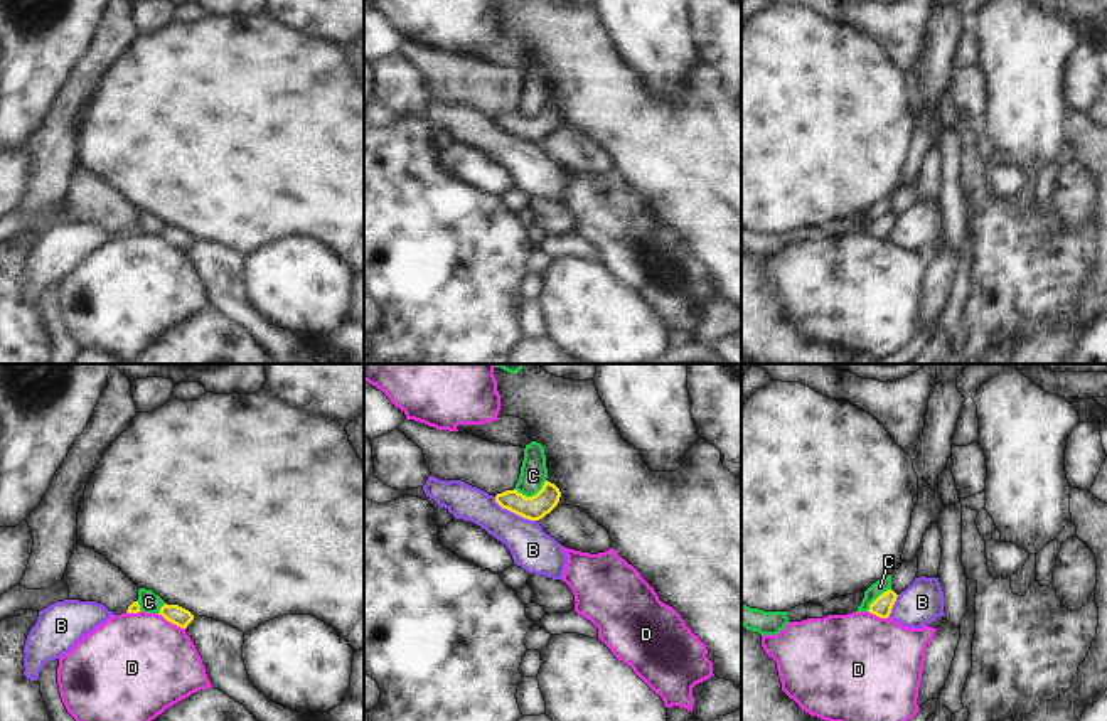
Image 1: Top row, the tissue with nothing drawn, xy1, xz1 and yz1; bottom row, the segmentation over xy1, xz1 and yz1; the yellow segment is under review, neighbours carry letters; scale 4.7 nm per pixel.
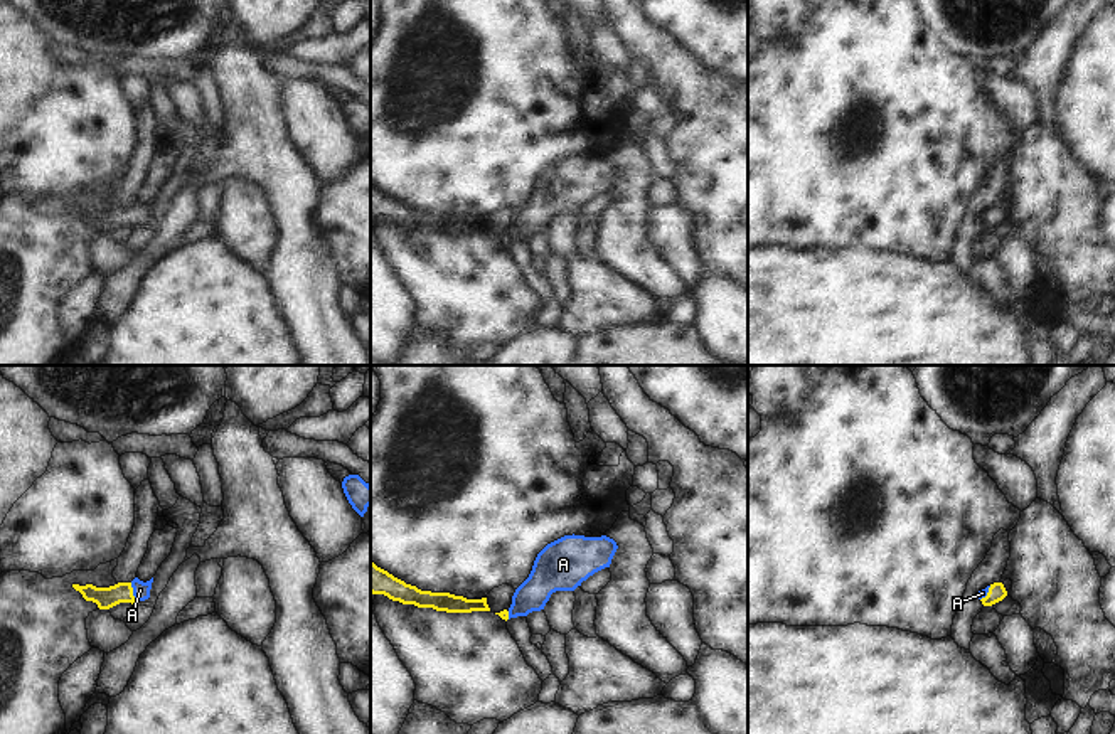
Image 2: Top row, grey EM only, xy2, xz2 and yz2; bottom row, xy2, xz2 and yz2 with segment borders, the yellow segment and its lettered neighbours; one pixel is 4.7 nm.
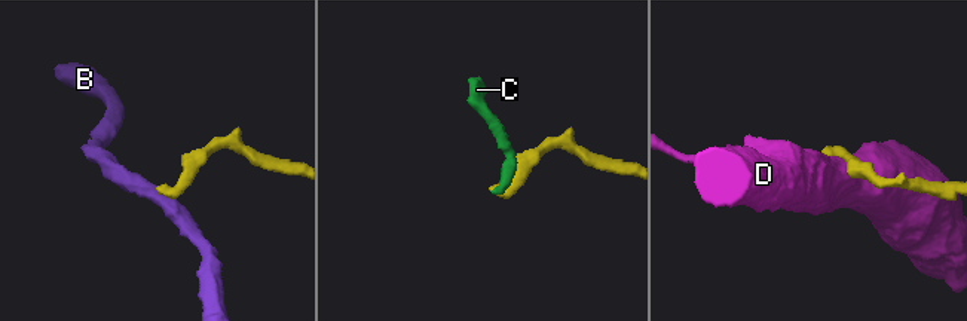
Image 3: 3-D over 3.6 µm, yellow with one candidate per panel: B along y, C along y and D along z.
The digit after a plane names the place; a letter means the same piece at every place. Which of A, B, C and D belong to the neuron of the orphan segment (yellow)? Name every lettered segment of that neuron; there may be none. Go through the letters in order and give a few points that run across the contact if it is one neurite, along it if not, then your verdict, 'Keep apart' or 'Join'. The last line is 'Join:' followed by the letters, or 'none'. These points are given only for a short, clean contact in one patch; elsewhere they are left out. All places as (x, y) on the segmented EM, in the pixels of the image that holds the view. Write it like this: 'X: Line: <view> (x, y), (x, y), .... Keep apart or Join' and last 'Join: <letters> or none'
A: Line: xy2 (105, 598), (132, 593), (140, 590). Join
B: Line: xz1 (494, 497), (502, 507), (536, 521). Keep apart
C: Line: xz1 (546, 480), (531, 496), (523, 496), (514, 489). Keep apart
D: Keep apart
Join: A

